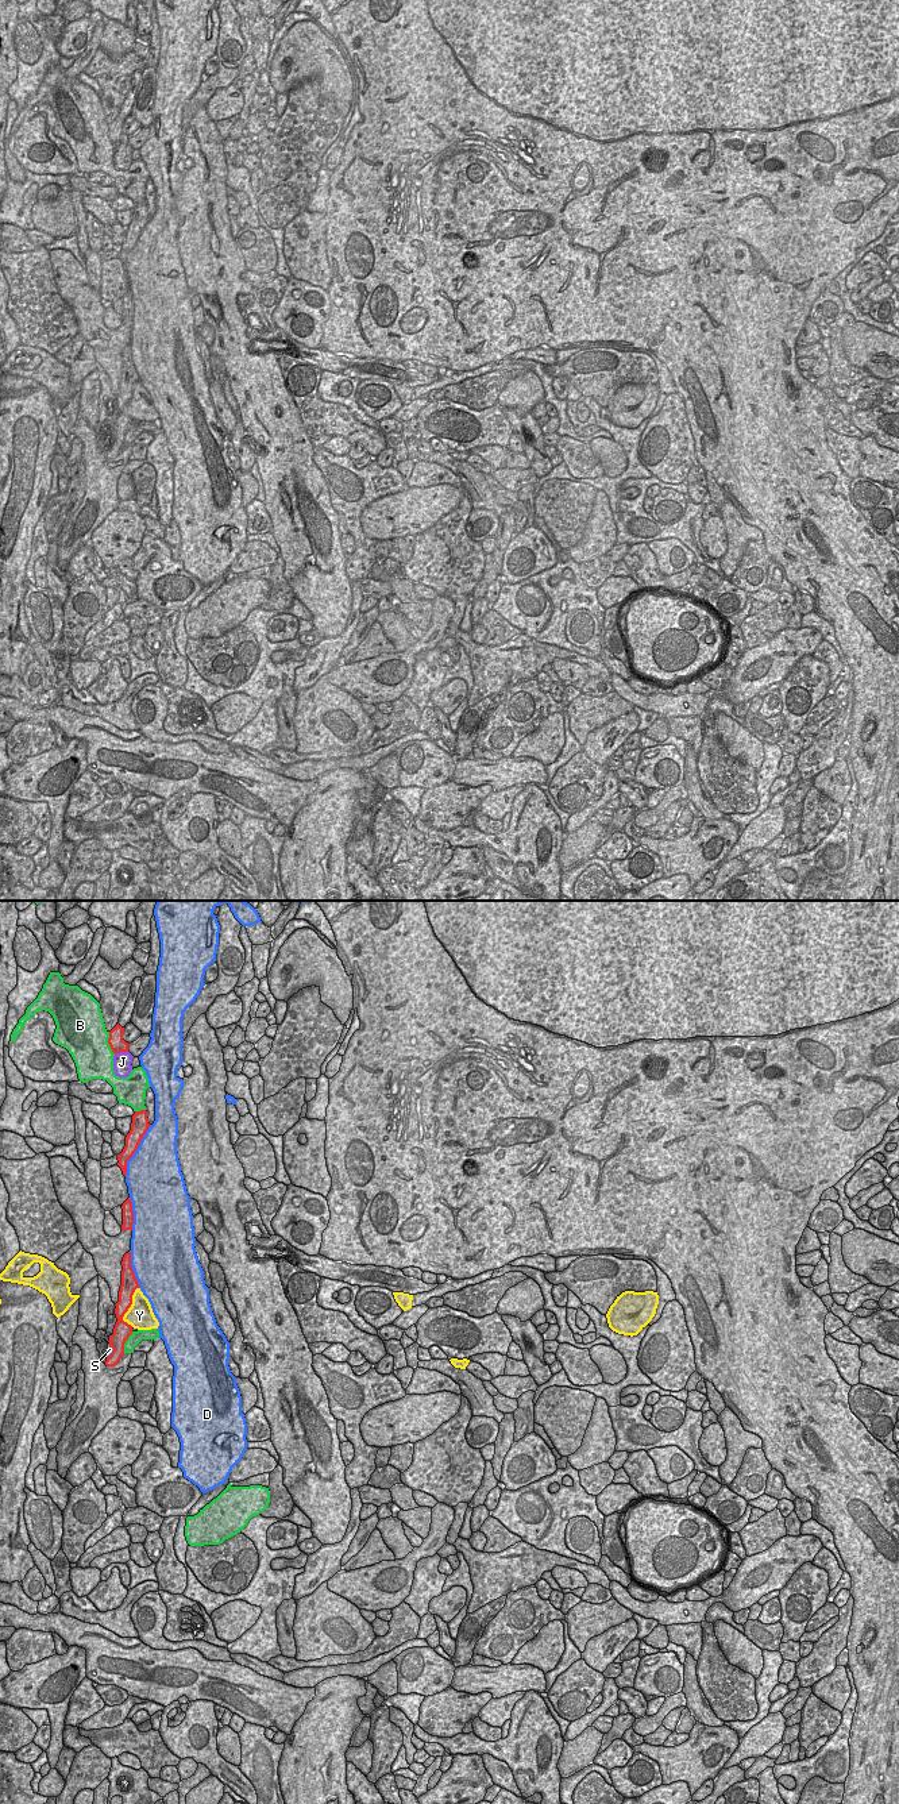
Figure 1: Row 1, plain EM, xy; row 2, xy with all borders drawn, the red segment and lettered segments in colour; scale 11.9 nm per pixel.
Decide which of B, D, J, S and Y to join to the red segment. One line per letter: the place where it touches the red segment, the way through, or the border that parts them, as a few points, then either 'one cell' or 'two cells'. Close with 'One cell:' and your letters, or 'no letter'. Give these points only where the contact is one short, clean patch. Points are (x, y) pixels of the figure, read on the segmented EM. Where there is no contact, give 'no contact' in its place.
B: contact xy (108, 1043); two cells
D: contact xy (135, 1151); two cells
J: contact xy (120, 1051); two cells
S: contact xy (112, 1350); way xy (120, 1334), (112, 1350), (110, 1349); one cell
Y: contact xy (130, 1306); two cells
One cell: S

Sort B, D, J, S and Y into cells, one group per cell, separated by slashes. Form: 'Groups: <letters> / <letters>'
Groups: B / D / J / S / Y

